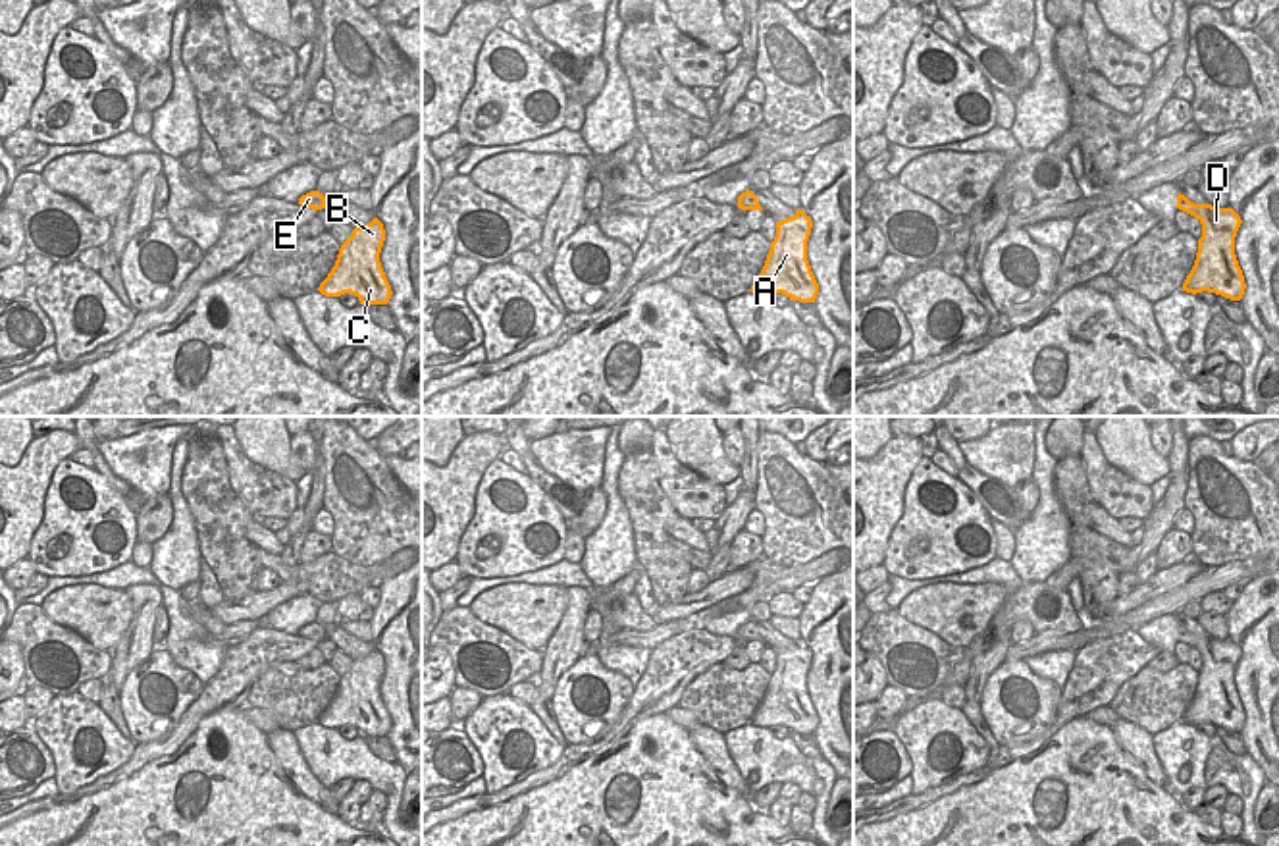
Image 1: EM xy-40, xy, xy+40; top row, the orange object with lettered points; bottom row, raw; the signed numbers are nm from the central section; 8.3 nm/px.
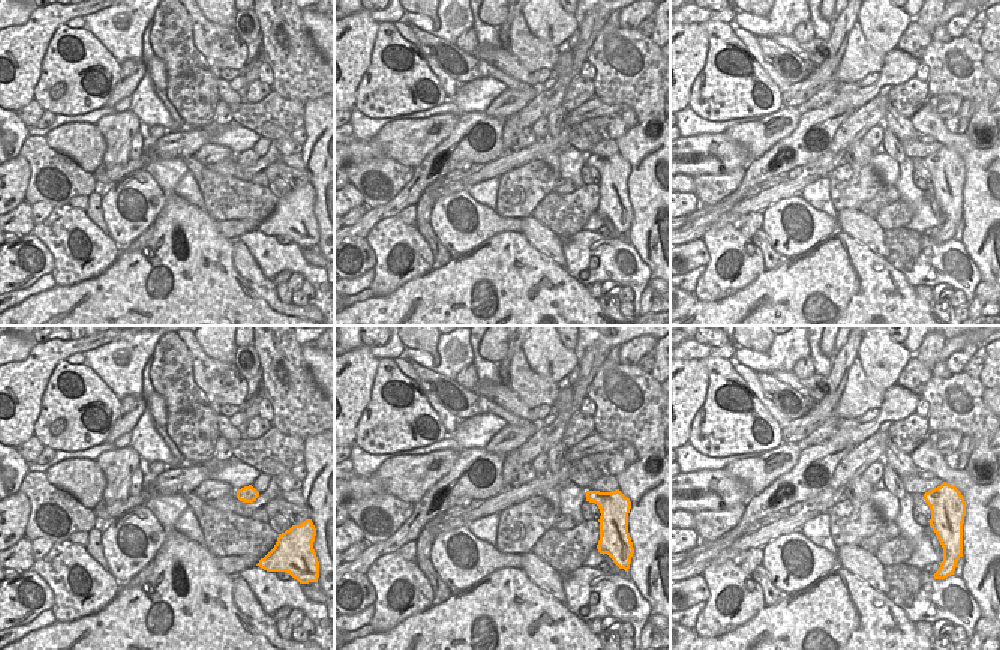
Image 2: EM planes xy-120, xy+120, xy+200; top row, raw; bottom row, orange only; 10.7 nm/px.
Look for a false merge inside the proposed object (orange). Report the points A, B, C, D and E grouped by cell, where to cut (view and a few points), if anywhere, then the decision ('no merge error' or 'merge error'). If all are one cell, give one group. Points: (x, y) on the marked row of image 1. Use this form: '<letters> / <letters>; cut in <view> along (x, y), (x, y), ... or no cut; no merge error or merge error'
A B C D E; no cut; no merge error

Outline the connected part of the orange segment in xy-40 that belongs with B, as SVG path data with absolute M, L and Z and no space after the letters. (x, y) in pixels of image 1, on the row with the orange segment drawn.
M378 218L354 227L318 291L326 297L351 293L360 304L387 304L393 291L379 262L383 241L385 229Z

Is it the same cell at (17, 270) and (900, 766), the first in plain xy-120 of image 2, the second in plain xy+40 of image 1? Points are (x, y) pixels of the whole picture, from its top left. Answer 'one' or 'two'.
one

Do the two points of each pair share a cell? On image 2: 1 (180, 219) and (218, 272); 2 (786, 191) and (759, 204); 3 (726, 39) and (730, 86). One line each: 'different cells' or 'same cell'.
1: same cell
2: same cell
3: same cell

